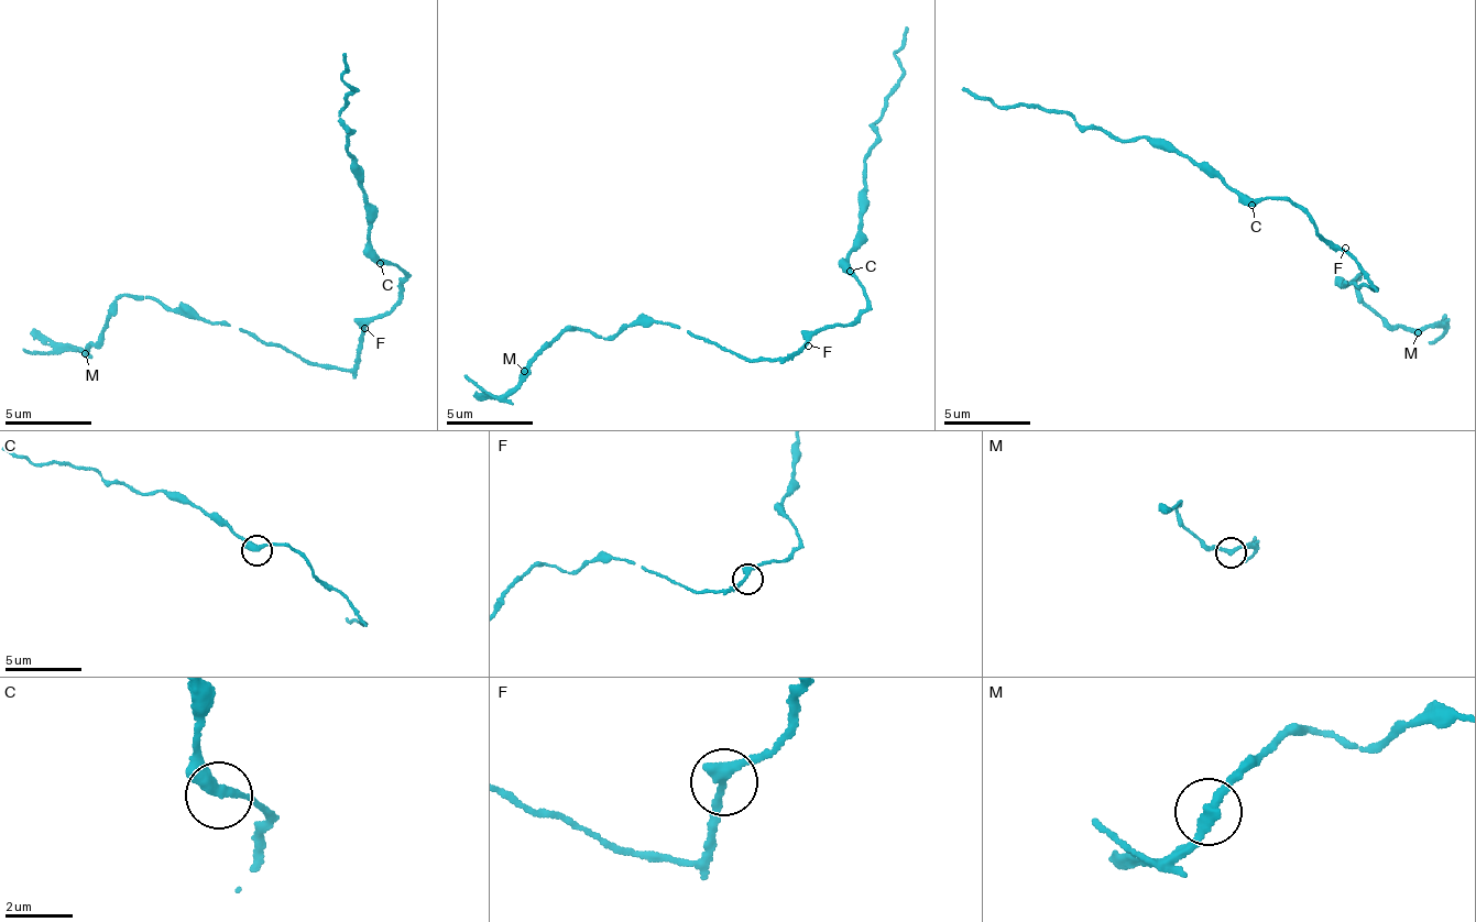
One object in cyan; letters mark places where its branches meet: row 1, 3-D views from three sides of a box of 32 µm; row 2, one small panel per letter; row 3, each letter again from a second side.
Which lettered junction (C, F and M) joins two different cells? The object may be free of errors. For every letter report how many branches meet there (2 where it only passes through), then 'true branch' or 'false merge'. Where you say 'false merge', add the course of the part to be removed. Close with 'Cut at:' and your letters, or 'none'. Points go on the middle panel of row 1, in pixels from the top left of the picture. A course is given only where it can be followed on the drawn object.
C: 2 branches meet; true branch
F: 2 branches meet; true branch
M: 2 branches meet; false merge; foreign part runs (525, 370), (502, 395), (481, 393), (463, 376)
Cut at: M

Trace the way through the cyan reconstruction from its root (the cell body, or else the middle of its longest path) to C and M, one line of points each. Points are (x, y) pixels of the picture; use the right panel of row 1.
C: (1341, 252), (1325, 240), (1291, 201), (1266, 196), (1255, 199), (1252, 205)
M: (1341, 252), (1378, 291), (1347, 281), (1344, 288), (1356, 274), (1355, 293), (1371, 308), (1416, 331)

